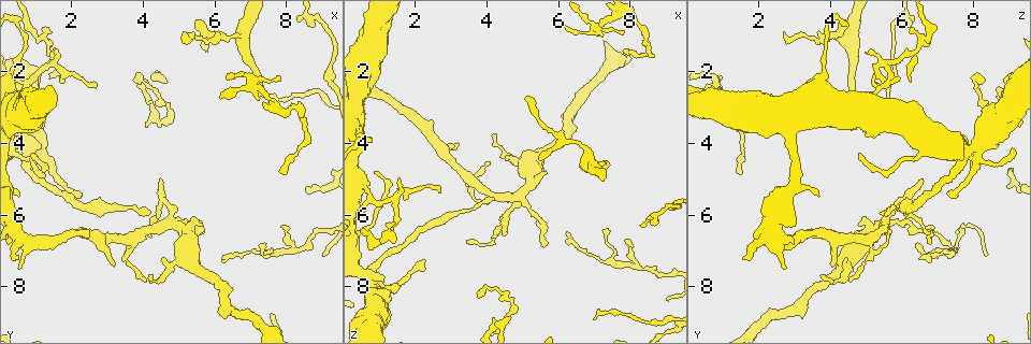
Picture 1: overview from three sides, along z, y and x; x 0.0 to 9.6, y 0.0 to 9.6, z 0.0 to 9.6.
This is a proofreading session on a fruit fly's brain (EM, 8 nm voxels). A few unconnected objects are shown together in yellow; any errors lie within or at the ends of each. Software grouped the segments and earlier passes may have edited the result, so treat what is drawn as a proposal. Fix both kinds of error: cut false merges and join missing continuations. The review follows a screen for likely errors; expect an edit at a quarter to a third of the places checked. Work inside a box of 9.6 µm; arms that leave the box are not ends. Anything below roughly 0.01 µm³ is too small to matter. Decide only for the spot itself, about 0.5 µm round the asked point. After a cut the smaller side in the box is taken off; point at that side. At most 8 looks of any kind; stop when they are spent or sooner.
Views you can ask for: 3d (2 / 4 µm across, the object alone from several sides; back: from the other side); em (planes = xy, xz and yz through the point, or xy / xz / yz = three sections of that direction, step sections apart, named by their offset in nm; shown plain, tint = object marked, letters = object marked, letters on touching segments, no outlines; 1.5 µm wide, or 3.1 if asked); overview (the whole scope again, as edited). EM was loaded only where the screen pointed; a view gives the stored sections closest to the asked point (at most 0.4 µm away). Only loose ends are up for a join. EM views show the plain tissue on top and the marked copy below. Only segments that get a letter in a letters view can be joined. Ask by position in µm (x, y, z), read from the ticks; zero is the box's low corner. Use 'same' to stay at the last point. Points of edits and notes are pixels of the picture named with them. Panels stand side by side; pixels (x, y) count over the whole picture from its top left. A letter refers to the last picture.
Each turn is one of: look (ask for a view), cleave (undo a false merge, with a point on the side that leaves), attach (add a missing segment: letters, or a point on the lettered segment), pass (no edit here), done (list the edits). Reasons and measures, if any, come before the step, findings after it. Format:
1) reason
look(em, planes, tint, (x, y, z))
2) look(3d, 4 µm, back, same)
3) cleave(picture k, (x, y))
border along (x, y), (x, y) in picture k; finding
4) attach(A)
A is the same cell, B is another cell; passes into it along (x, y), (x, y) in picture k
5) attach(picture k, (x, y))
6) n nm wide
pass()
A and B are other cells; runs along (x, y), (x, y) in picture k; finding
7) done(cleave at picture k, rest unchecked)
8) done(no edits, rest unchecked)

looks like a crossing
look(3d, 2 µm, (4.60, 6.30, 5.50))

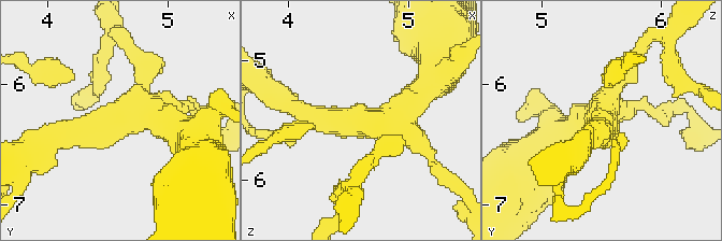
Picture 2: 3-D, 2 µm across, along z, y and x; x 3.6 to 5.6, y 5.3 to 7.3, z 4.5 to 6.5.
look(em, planes, tint, (4.62, 6.24, 5.50))

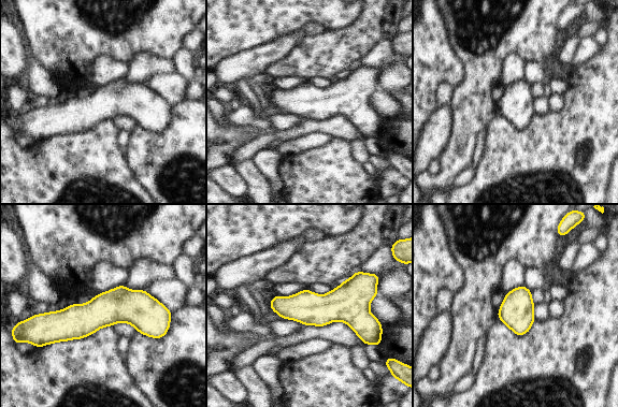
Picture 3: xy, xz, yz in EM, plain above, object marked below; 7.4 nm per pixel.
look(em, planes, letters, same)

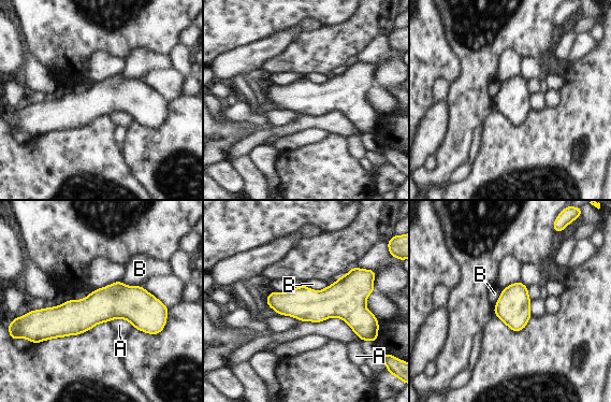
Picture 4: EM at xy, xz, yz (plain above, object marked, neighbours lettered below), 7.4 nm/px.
pass()
A and B are other cells; border along (303, 284), (316, 290), (326, 286) in picture 4; one neuron here

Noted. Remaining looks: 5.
free end
look(em, planes, tint, (7.85, 6.35, 6.80))

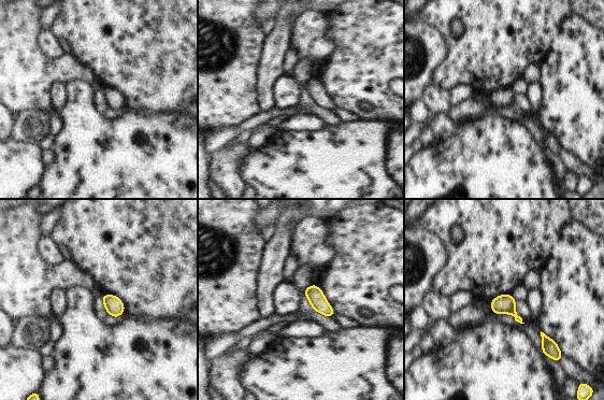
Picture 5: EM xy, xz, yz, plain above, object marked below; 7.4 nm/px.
see the neighbours
look(em, planes, letters, same)

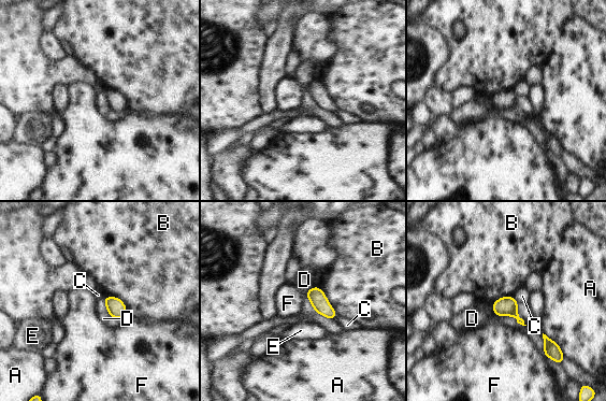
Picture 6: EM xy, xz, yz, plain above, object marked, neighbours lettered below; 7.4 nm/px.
pass()
A, B, C, D, E and F are other cells; none of them fits

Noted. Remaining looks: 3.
look(em, xy, step 4, tint, (2.75, 6.65, 4.20))

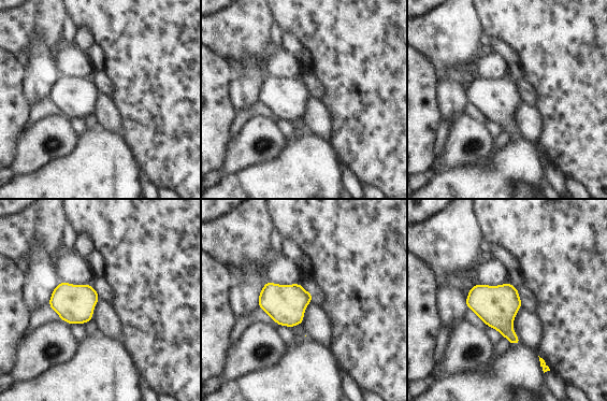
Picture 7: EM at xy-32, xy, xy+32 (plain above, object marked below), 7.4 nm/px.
what lies round it
look(em, xy, step 4, letters, same)

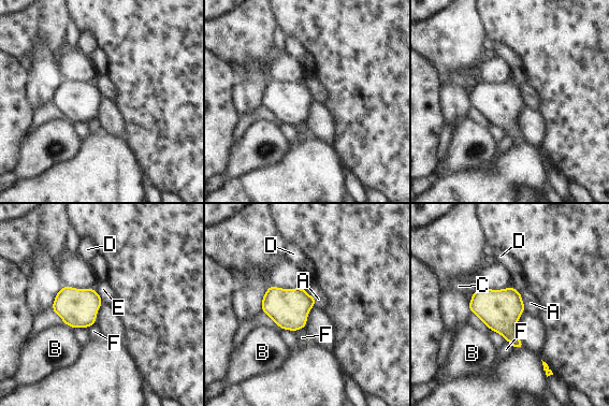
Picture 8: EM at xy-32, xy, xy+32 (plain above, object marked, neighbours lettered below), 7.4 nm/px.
pass()
A, B, C, D, E and F are other cells; border along (473, 293), (468, 302) in picture 8; all the same neuron

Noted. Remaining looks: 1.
done(no edits, rest unchecked)

